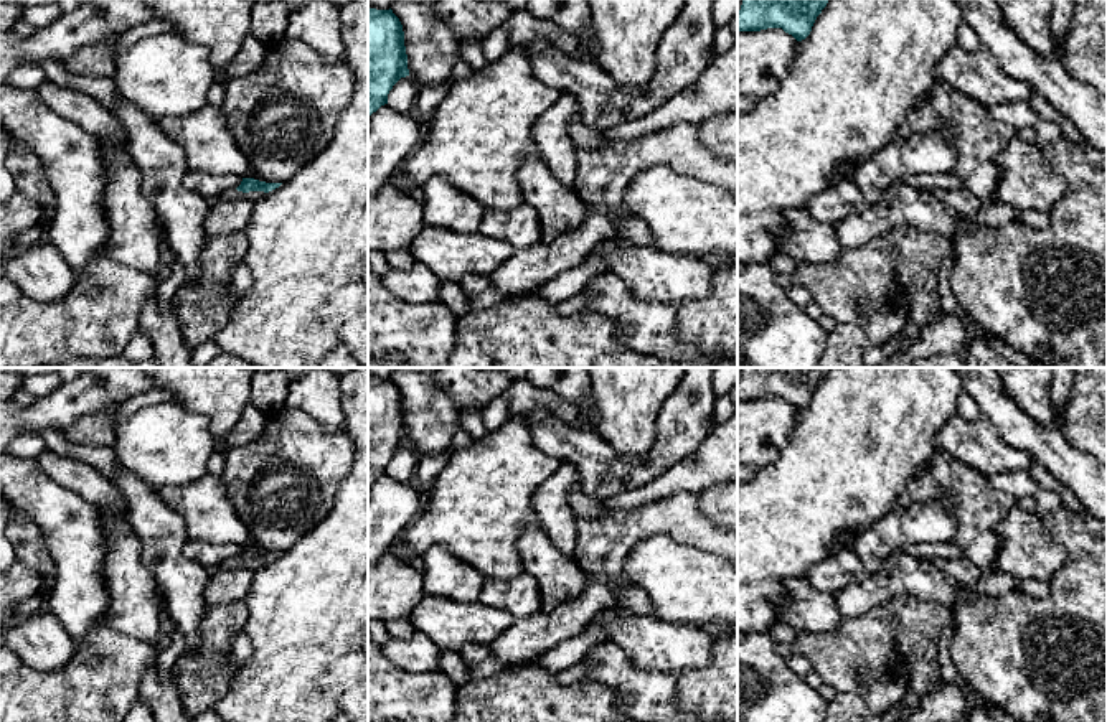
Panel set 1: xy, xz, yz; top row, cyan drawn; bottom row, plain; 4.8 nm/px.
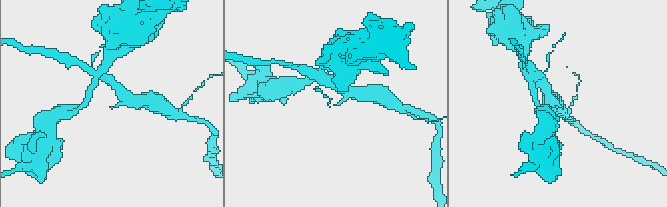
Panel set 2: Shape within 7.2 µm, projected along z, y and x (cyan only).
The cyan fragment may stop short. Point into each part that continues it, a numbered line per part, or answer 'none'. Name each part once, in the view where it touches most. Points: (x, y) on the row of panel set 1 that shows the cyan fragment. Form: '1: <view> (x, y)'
1: xy (253, 195)

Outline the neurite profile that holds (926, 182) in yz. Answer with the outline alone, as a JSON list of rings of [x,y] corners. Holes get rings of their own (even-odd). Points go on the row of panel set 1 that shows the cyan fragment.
[[[922,173],[922,175],[911,175],[904,181],[904,185],[909,185],[912,188],[922,190],[922,191],[952,191],[959,188],[965,188],[963,181],[952,175],[952,173],[940,173],[940,175],[932,175],[932,173]]]

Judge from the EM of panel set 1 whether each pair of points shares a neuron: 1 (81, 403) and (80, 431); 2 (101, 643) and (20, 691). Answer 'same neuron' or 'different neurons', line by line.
1: different neurons
2: same neuron

